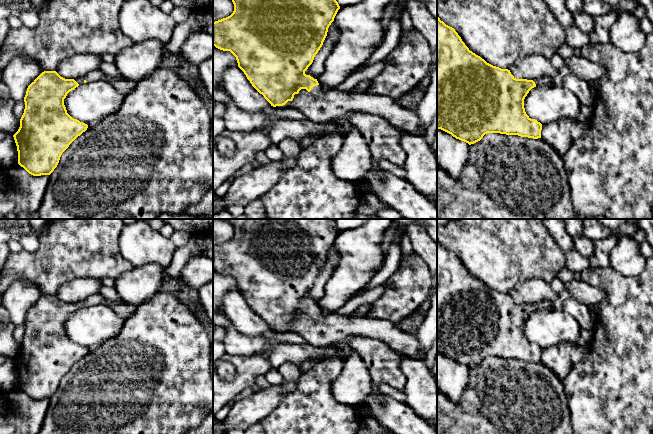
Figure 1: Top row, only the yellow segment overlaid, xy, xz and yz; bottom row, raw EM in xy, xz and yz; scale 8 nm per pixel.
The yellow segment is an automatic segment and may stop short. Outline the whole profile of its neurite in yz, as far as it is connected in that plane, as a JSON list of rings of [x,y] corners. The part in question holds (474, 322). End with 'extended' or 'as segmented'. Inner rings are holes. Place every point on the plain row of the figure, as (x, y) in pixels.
[[[437,240],[437,353],[469,369],[480,365],[487,357],[541,362],[542,348],[526,338],[524,323],[532,312],[552,308],[552,305],[553,302],[548,300],[534,304],[516,303],[510,294],[487,287],[470,275],[455,253],[446,249]]] | extended

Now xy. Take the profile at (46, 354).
[[[97,293],[76,304],[65,303],[56,295],[44,295],[28,310],[24,321],[25,333],[20,343],[20,351],[13,361],[18,375],[18,388],[29,398],[33,400],[50,399],[57,391],[62,377],[87,354],[87,348],[72,342],[67,337],[64,323],[79,309],[100,304],[112,308],[124,320],[132,316],[138,307],[125,302],[110,302]]] | extended

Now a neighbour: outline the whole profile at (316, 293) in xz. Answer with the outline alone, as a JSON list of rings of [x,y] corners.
[[[333,245],[328,252],[327,260],[323,266],[322,271],[315,279],[312,288],[305,295],[306,299],[310,299],[314,303],[318,303],[323,298],[327,280],[334,268],[337,266],[338,262],[339,254],[337,253]]]

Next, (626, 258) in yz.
[[[621,236],[612,249],[609,266],[627,278],[640,275],[646,267],[646,258],[640,251],[640,243],[630,236]]]

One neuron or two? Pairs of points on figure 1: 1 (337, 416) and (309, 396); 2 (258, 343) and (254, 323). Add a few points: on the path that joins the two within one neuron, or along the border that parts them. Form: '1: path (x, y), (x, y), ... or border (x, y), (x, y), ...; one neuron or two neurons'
1: path (330, 416), (316, 403); one neuron
2: border (235, 328), (244, 336), (262, 337); two neurons

